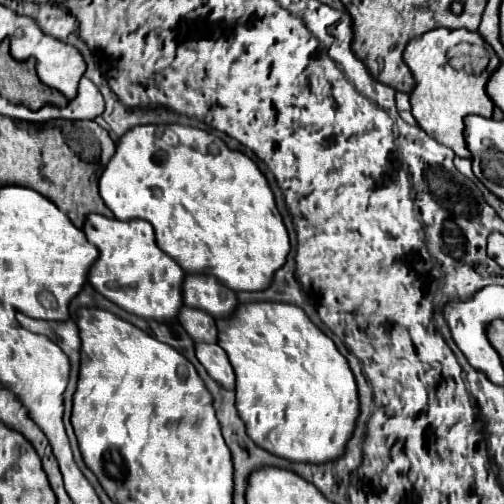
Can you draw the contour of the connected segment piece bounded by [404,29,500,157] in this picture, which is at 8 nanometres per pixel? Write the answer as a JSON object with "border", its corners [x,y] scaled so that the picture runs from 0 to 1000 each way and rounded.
{"border":[[[861,58],[841,65],[837,73],[817,77],[802,97],[802,125],[813,133],[825,173],[813,185],[817,204],[817,228],[837,260],[845,260],[857,276],[897,296],[909,312],[933,312],[933,300],[921,284],[921,232],[925,228],[952,228],[952,232],[976,232],[980,204],[964,188],[964,161],[980,145],[980,137],[992,129],[992,117],[976,101],[976,125],[964,125],[964,133],[948,145],[929,145],[921,137],[905,137],[901,129],[889,129],[889,101],[901,97],[913,85],[933,89],[960,89],[960,77],[929,58]]]}

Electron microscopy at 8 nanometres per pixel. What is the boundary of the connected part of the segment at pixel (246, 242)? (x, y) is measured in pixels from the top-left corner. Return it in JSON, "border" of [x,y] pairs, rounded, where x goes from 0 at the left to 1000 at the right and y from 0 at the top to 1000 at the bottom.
{"border":[[[274,248],[266,256],[254,256],[238,280],[234,280],[234,292],[230,292],[230,304],[226,312],[218,315],[218,323],[210,327],[202,351],[198,351],[198,391],[206,395],[210,411],[226,423],[230,435],[238,438],[254,438],[254,435],[286,435],[294,438],[306,458],[310,458],[310,478],[313,478],[313,490],[337,506],[353,526],[361,526],[365,538],[381,538],[381,542],[405,542],[405,546],[429,546],[429,554],[456,569],[460,577],[520,577],[536,565],[540,558],[540,546],[567,522],[567,506],[575,498],[575,478],[571,478],[571,458],[560,442],[560,431],[548,415],[548,403],[544,403],[544,387],[540,387],[540,375],[532,371],[532,359],[528,351],[516,343],[512,327],[488,312],[484,304],[476,300],[456,300],[444,280],[413,260],[401,260],[401,256],[389,256],[389,252],[365,252],[365,248]]]}

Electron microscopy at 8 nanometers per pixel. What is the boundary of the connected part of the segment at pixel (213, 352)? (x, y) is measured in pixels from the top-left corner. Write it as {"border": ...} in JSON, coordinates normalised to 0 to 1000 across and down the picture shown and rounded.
{"border":[[[389,681],[389,708],[409,728],[413,744],[433,756],[444,772],[464,772],[464,736],[452,716],[452,704],[437,685]]]}

